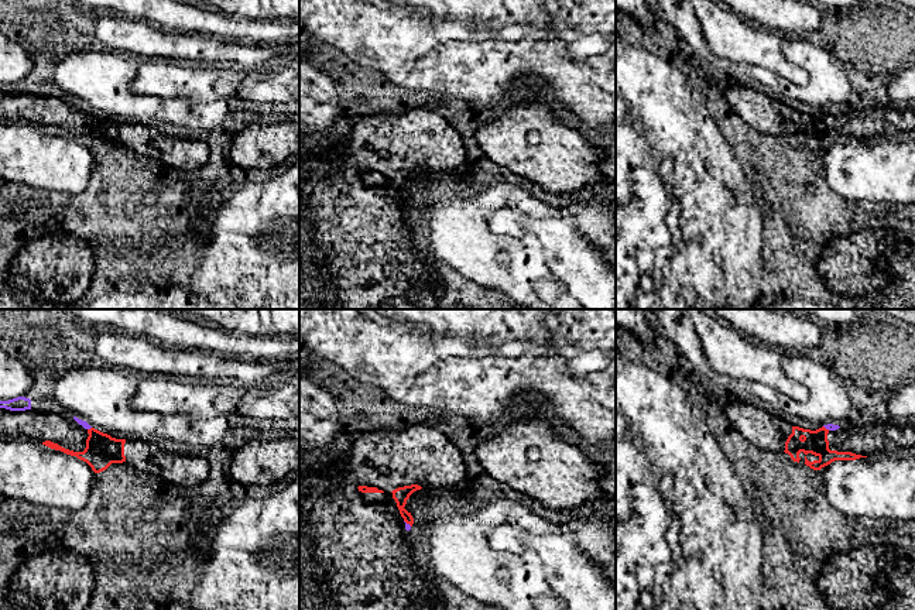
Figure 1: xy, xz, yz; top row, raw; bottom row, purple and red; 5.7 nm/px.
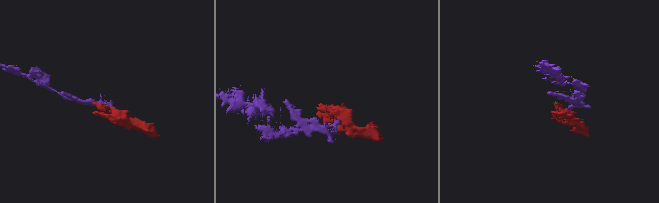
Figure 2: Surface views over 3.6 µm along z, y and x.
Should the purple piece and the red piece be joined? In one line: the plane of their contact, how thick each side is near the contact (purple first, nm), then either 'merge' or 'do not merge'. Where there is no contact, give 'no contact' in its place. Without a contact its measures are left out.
contact in xz; calibres 30 and 90 nm; do not merge

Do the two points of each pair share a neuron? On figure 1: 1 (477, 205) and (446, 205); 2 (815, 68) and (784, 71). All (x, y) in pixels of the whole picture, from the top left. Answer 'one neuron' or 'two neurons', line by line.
1: one neuron
2: two neurons

